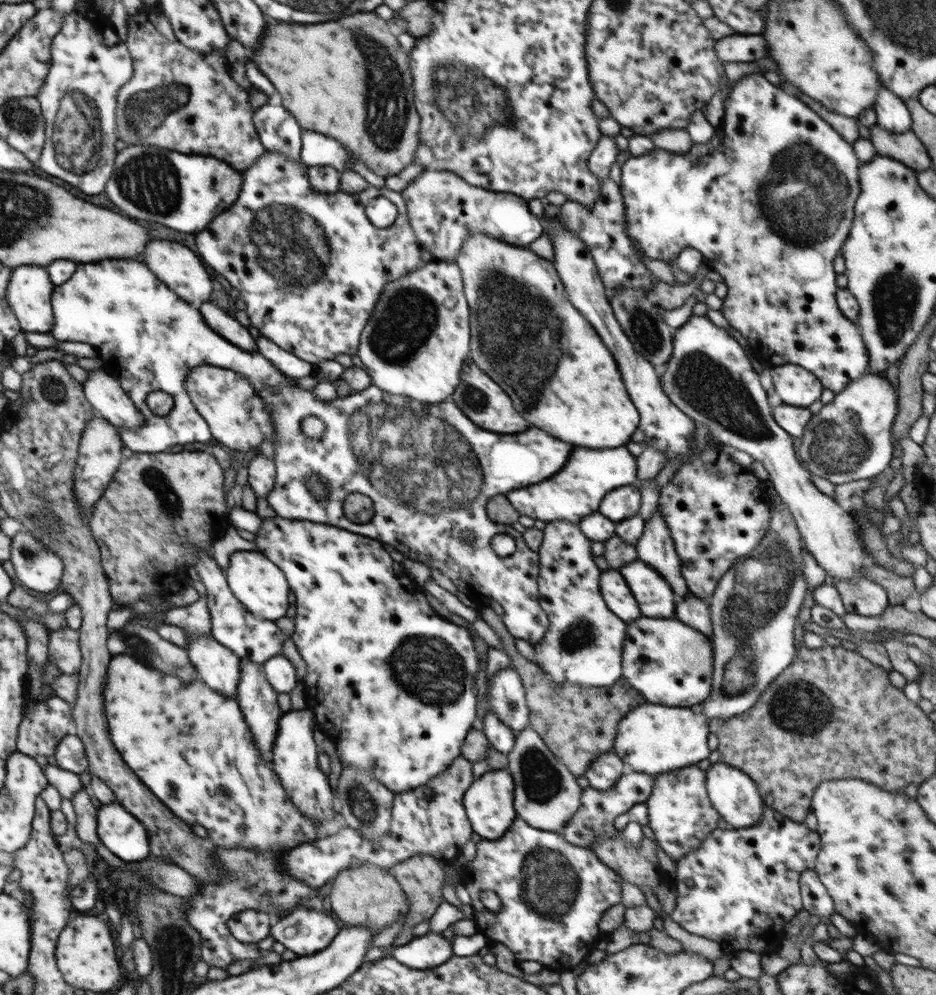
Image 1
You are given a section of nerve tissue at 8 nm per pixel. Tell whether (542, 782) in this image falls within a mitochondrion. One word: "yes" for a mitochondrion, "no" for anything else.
yes

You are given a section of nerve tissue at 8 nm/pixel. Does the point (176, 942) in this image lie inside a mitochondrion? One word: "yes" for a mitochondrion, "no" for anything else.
yes

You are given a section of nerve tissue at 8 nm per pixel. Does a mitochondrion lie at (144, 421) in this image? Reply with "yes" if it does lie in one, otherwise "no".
no

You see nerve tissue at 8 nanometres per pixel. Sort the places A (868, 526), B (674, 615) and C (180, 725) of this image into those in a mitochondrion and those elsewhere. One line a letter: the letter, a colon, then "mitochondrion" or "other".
A: mitochondrion
B: other
C: mitochondrion

